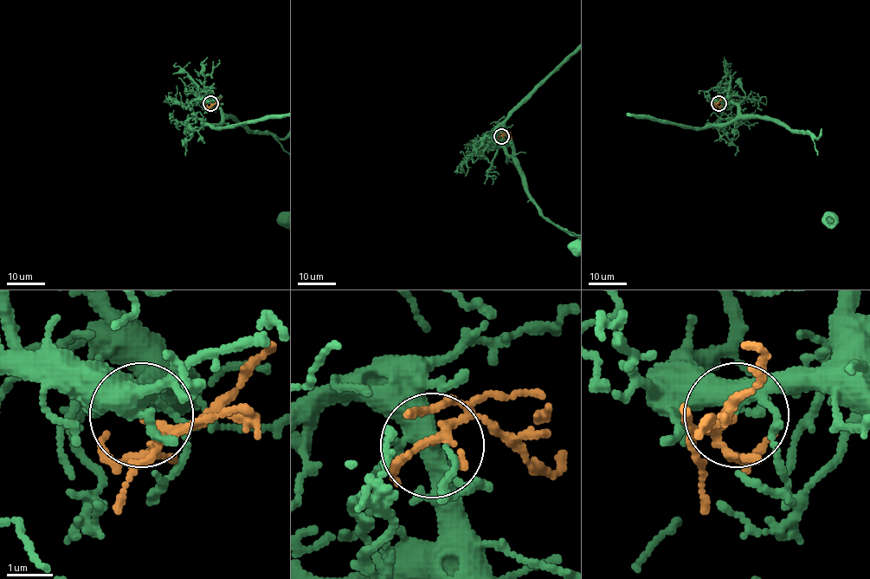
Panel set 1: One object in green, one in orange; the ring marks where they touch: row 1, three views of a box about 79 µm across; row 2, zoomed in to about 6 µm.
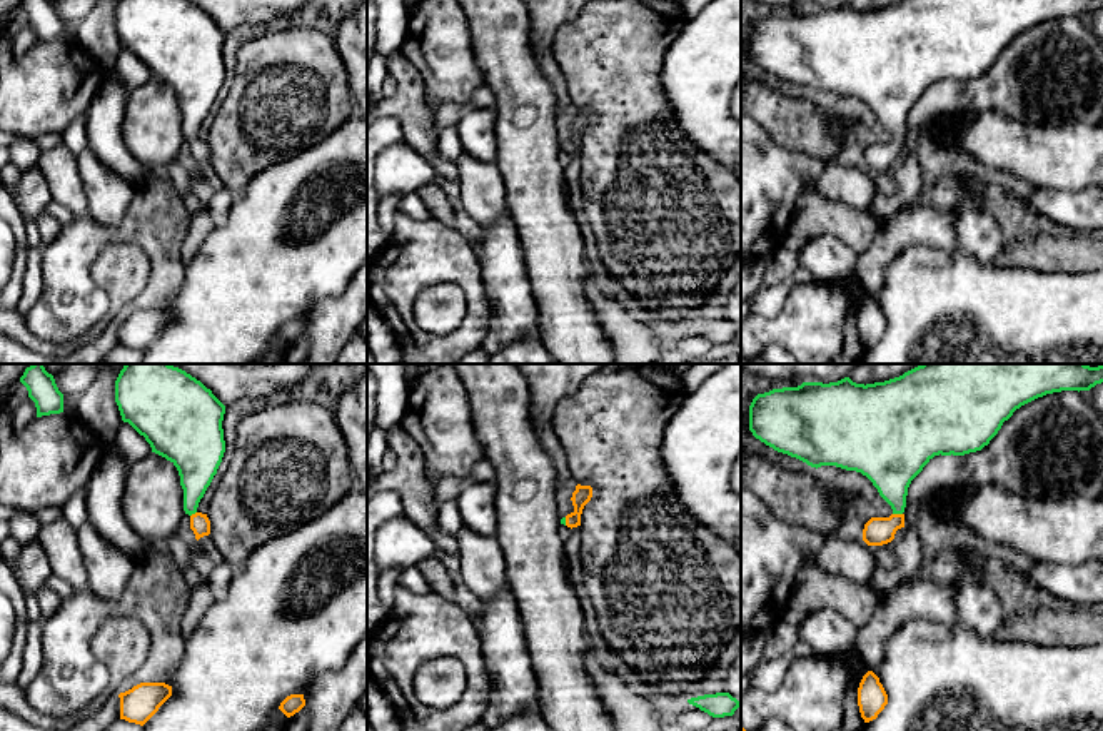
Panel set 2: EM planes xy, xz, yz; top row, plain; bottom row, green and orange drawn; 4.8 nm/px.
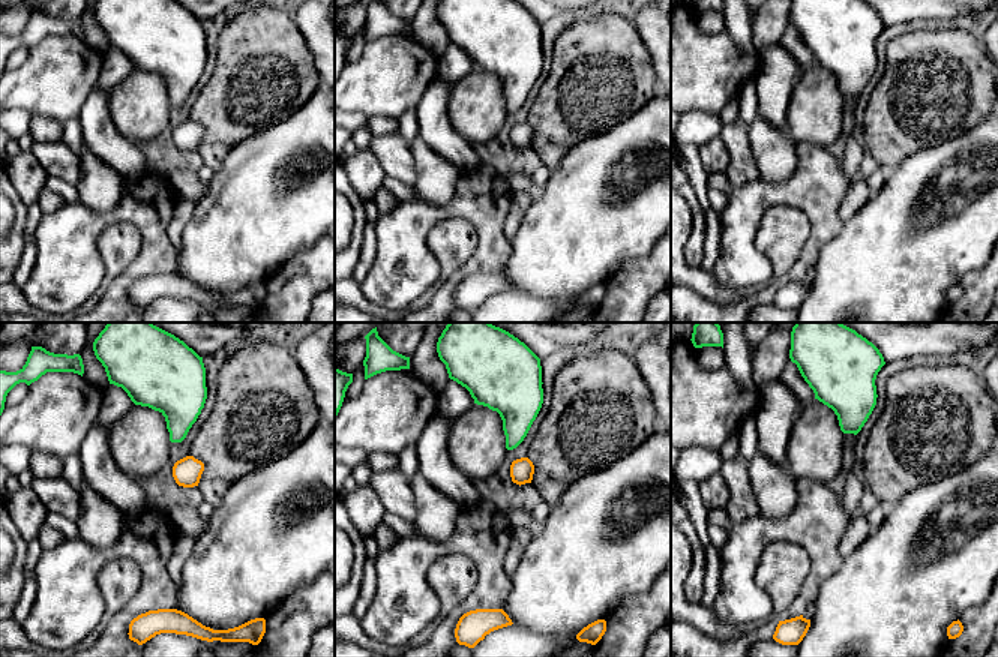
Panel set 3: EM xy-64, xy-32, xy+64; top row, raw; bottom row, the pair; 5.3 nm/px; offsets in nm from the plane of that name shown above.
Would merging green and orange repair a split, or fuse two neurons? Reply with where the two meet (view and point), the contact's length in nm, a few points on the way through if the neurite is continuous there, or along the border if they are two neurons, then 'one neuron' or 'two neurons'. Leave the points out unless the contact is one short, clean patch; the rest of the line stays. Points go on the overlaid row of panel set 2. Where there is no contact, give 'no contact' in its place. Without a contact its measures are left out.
contact yz (898, 513); length 50 nm; way yz (893, 461), (893, 491), (898, 513), (878, 531); one neuron

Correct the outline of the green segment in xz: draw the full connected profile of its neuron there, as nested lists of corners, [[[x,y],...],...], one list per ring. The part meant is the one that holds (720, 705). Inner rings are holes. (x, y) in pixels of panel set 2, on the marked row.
[[[729,693],[704,694],[687,699],[687,703],[713,718],[733,716],[734,711],[739,708],[739,701]]]

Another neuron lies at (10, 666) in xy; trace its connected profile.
[[[0,556],[0,592],[5,594],[15,613],[17,613],[17,626],[13,631],[13,644],[8,656],[0,663],[0,684],[3,683],[17,683],[18,674],[23,666],[23,653],[27,646],[27,628],[30,619],[27,616],[27,606],[23,591],[18,586],[10,566]]]

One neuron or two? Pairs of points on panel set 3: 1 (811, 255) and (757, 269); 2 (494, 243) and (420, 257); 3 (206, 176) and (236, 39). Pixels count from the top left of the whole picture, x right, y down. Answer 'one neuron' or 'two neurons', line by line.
1: one neuron
2: one neuron
3: two neurons

